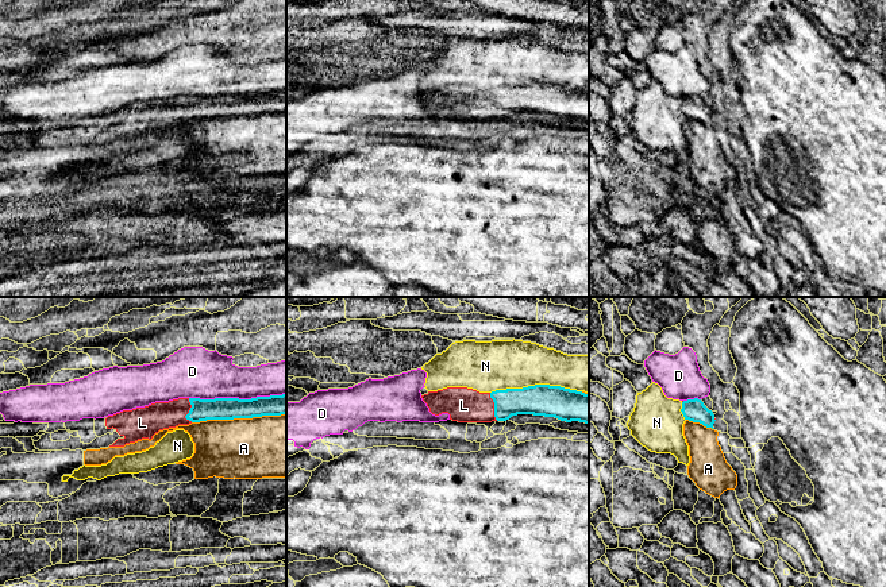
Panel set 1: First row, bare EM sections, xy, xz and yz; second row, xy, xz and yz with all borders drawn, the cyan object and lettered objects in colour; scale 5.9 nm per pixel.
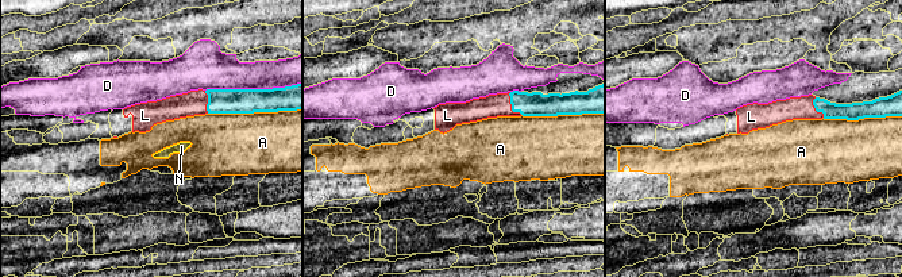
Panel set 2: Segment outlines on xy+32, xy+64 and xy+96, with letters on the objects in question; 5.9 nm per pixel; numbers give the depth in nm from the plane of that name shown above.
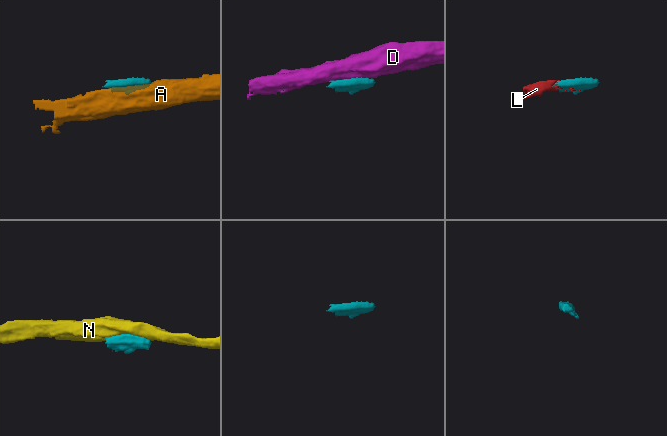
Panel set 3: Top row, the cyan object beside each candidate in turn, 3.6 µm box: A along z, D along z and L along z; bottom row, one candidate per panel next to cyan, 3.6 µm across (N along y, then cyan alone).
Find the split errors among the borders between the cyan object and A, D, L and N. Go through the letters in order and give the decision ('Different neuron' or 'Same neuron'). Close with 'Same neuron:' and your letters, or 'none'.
A: Different neuron
D: Different neuron
L: Same neuron
N: Different neuron
Same neuron: L

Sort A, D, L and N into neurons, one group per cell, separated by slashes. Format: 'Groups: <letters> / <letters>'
Groups: A / D / L / N

